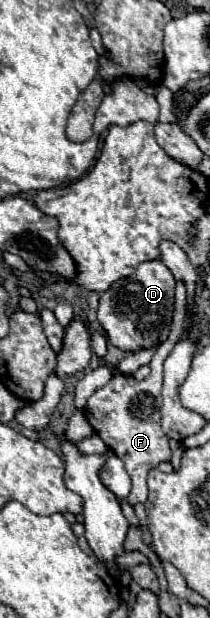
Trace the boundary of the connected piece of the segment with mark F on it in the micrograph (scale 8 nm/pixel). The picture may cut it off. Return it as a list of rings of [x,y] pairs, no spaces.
[[[178,283],[176,295],[174,295],[174,317],[172,317],[170,333],[168,333],[168,339],[156,349],[156,353],[150,361],[150,369],[152,369],[150,375],[144,381],[136,381],[134,377],[112,377],[112,381],[106,387],[98,389],[88,399],[86,409],[84,409],[88,423],[102,437],[102,441],[124,461],[126,471],[130,473],[132,491],[126,499],[130,505],[146,501],[146,497],[148,497],[148,485],[146,485],[148,471],[158,467],[162,461],[170,461],[170,457],[172,457],[168,437],[164,435],[164,431],[160,427],[162,363],[168,357],[168,353],[172,351],[172,347],[176,345],[176,341],[180,339],[180,335],[184,331],[184,319],[186,319],[186,291],[184,291],[182,283]]]

